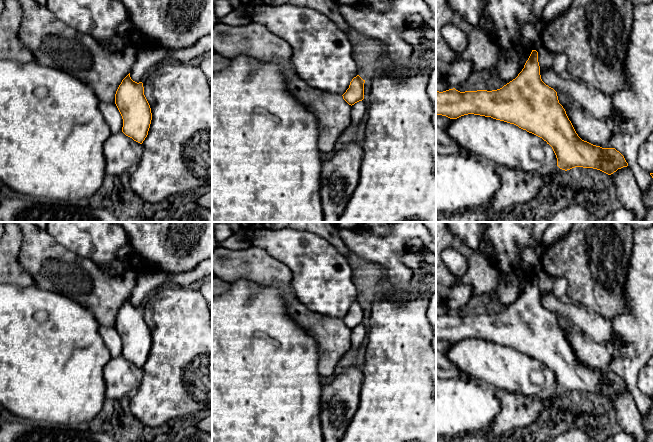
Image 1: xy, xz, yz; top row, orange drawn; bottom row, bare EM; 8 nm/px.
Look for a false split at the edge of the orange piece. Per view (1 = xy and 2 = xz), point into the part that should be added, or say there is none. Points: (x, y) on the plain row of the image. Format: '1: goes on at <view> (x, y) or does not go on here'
1: does not go on here
2: does not go on here

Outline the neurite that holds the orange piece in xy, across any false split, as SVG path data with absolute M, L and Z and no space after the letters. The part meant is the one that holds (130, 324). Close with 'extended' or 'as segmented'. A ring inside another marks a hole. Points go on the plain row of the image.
M129 297L116 315L115 328L123 343L122 356L142 368L148 359L152 344L143 307L133 305Z; as segmented

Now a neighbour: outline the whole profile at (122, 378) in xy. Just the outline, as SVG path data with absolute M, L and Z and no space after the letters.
M123 356L111 358L103 369L107 400L129 398L139 388L143 369Z

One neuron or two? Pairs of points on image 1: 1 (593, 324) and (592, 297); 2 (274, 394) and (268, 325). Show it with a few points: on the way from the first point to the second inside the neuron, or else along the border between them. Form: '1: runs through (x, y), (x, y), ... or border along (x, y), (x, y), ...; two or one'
1: border along (578, 304), (594, 310), (608, 320); two
2: runs through (281, 377), (282, 342); one

